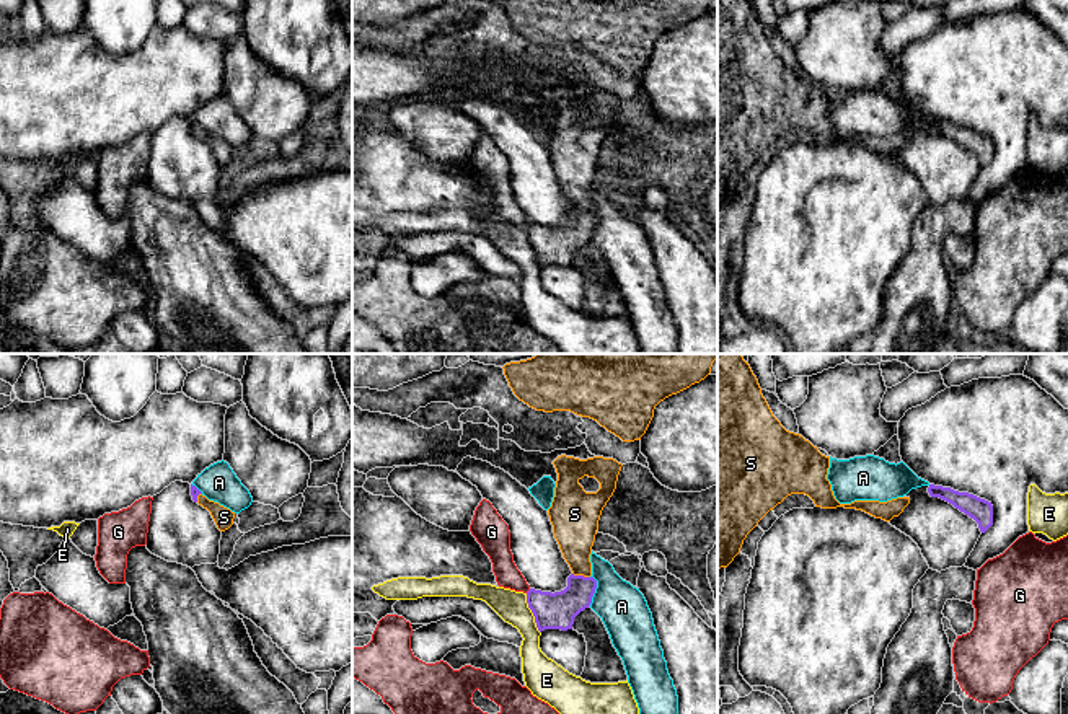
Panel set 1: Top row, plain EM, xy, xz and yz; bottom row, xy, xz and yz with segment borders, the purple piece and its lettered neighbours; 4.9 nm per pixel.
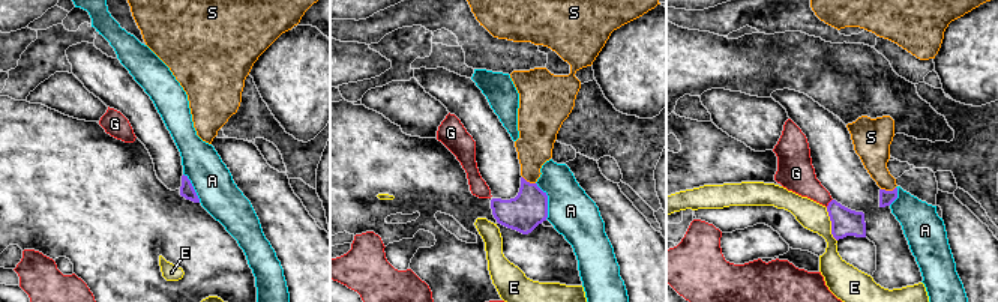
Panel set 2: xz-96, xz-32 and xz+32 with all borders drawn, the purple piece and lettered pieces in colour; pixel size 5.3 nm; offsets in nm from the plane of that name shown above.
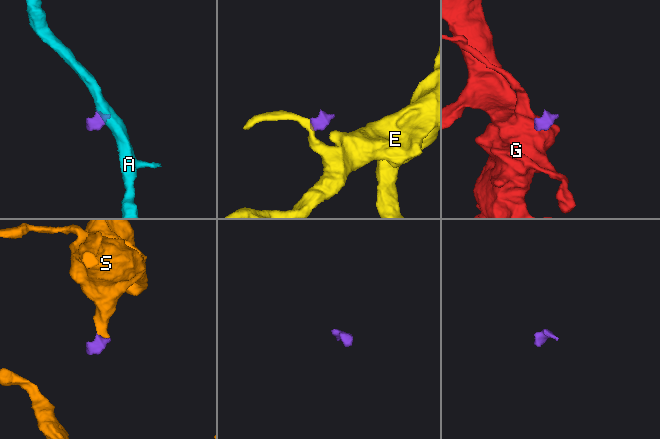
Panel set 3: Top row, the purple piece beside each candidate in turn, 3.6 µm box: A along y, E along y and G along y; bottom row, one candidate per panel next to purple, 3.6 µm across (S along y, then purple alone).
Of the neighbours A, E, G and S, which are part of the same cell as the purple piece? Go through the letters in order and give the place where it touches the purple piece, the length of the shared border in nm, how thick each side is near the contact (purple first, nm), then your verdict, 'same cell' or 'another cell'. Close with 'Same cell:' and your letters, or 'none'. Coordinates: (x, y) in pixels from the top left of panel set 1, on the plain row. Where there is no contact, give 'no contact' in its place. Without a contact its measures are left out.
A: meets purple in xz at (594, 225); contact 150 nm long; 180 nm thick on the purple side, 240 nm on the other; another cell
E: meets purple in xz at (532, 246); contact 220 nm long; 180 nm thick on the purple side, 150 nm on the other; another cell
G: meets purple in xz at (529, 225); contact 40 nm long; 180 nm thick on the purple side, 120 nm on the other; another cell
S: meets purple in xz at (581, 211); contact 90 nm long; 180 nm thick on the purple side, 220 nm on the other; same cell
Same cell: S

